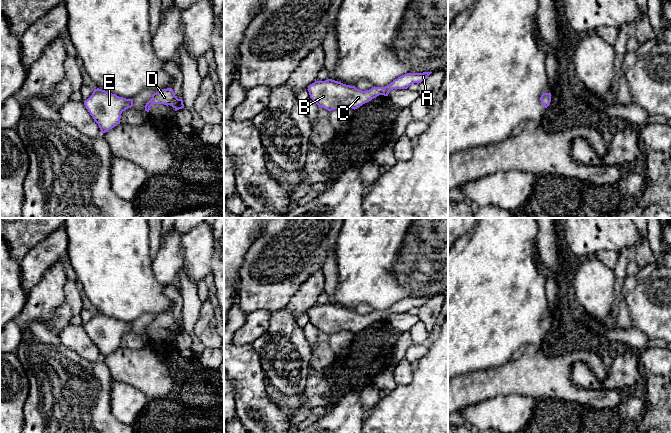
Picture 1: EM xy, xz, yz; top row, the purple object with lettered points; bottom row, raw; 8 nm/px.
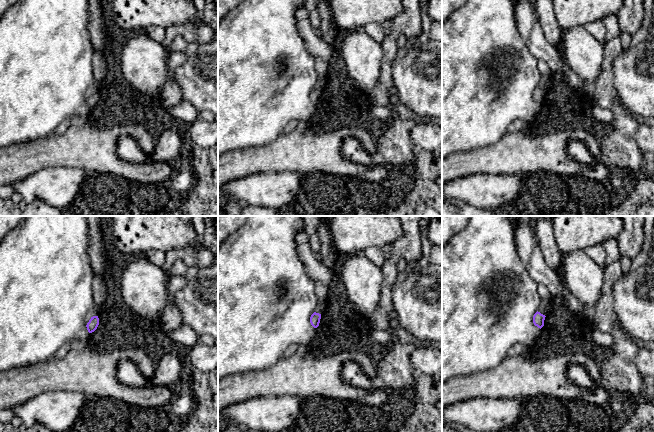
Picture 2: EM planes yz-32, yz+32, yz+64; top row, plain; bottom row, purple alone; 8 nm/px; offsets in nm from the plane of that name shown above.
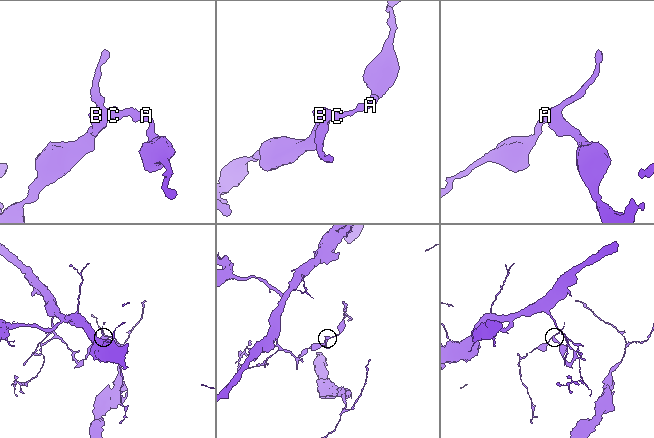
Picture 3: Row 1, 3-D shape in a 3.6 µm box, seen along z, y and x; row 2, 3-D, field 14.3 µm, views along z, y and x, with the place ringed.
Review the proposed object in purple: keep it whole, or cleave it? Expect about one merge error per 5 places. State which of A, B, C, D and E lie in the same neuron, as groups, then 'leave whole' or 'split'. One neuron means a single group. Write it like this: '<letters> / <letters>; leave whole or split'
A B C D E; leave whole

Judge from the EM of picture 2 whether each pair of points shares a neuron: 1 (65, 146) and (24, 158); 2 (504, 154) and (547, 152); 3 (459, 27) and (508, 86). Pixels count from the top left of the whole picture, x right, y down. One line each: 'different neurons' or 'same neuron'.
1: same neuron
2: same neuron
3: same neuron

